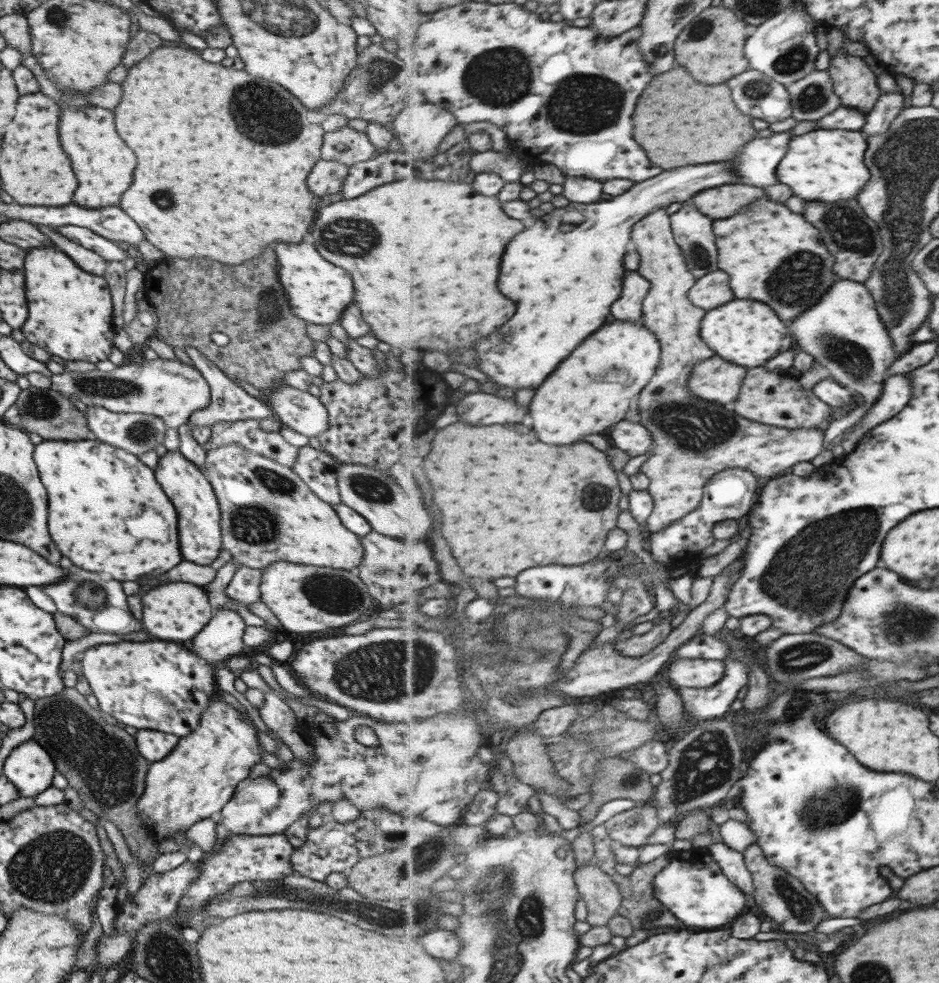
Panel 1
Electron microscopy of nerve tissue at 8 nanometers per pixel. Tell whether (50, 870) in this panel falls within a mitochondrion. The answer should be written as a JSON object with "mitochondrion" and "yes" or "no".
{"mitochondrion":"yes"}

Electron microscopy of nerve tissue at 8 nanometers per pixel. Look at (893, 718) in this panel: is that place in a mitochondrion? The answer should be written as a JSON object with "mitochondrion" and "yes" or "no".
{"mitochondrion":"no"}

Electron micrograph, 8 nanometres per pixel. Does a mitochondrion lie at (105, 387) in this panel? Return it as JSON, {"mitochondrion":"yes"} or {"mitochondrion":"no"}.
{"mitochondrion":"yes"}

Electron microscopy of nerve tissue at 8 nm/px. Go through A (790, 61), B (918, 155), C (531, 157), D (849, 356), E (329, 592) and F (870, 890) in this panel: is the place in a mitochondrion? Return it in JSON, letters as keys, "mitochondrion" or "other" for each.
{"A":"mitochondrion","B":"mitochondrion","C":"other","D":"mitochondrion","E":"mitochondrion","F":"other"}

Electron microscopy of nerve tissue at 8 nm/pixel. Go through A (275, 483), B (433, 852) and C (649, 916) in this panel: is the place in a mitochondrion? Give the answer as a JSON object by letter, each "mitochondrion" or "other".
{"A":"mitochondrion","B":"mitochondrion","C":"mitochondrion"}

